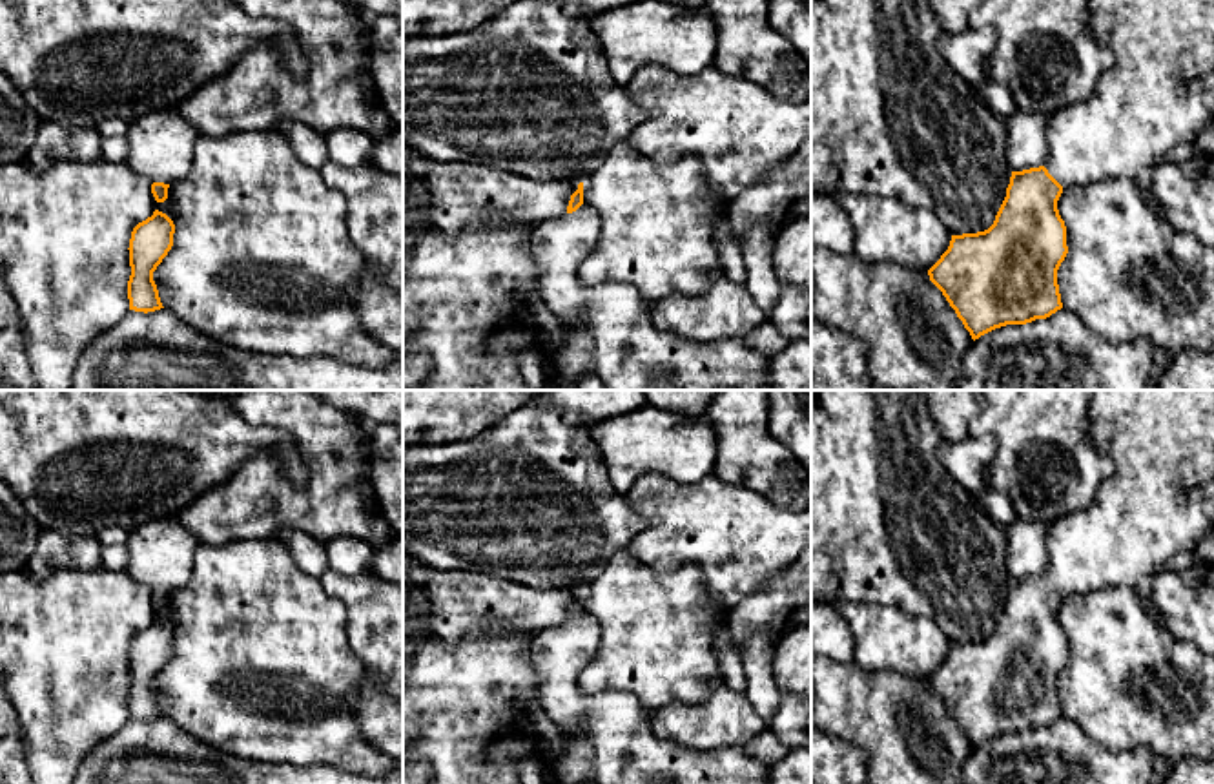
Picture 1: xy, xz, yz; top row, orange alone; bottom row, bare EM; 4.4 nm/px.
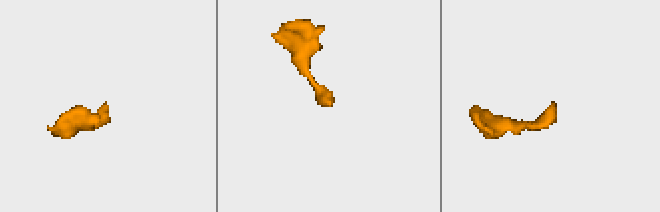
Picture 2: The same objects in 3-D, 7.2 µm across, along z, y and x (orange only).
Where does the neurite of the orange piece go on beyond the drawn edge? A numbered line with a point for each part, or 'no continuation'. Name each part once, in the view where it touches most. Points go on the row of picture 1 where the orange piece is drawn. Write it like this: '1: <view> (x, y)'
1: yz (1141, 106)

